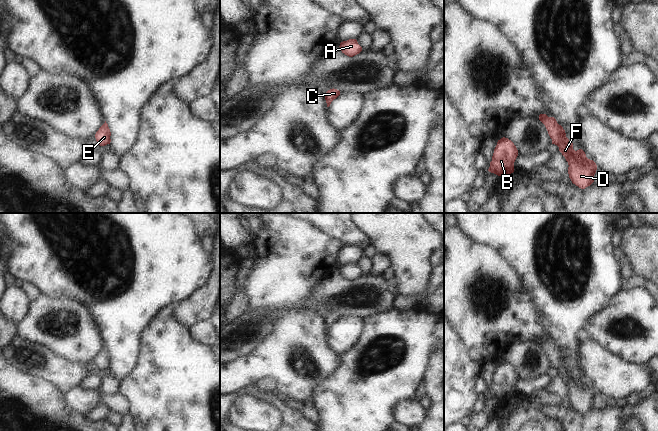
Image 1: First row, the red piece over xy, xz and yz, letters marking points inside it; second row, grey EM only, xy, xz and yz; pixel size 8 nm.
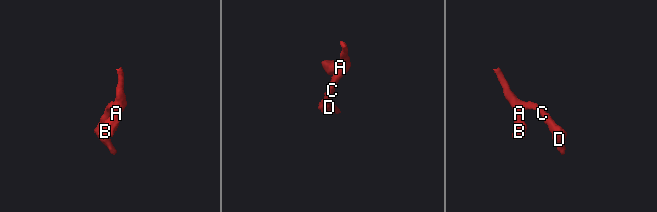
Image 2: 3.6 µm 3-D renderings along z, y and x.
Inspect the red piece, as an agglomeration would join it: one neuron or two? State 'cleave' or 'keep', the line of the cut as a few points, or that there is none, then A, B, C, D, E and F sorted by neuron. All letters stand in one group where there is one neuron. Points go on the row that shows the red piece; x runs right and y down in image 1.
keep | no cut | A B C D E F

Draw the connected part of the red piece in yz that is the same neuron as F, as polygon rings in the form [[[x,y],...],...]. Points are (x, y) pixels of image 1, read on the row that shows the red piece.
[[[540,114],[539,120],[545,125],[552,144],[559,147],[559,151],[568,162],[568,174],[572,183],[581,189],[585,189],[594,182],[597,165],[593,160],[586,157],[582,149],[575,151],[573,143],[566,137],[565,130],[559,125],[554,117]]]

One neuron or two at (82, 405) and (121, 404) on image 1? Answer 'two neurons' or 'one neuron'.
one neuron

